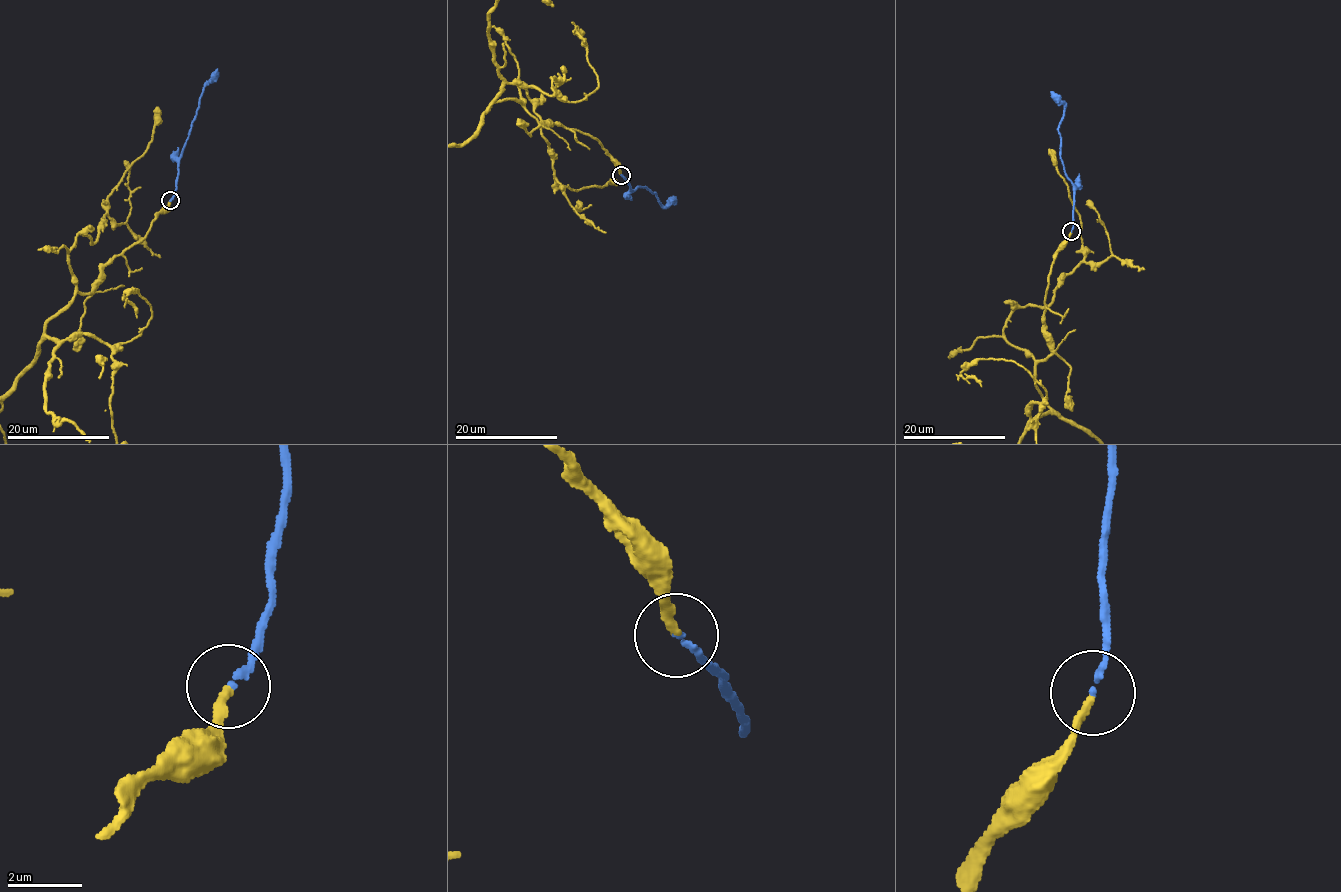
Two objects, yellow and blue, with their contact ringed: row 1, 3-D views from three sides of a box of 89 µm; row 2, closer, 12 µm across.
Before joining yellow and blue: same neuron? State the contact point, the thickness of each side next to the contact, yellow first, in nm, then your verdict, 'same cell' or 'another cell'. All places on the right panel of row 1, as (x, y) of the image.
at (1071, 231); 200 nm thick on the yellow side, 150 nm on the other; same cell

